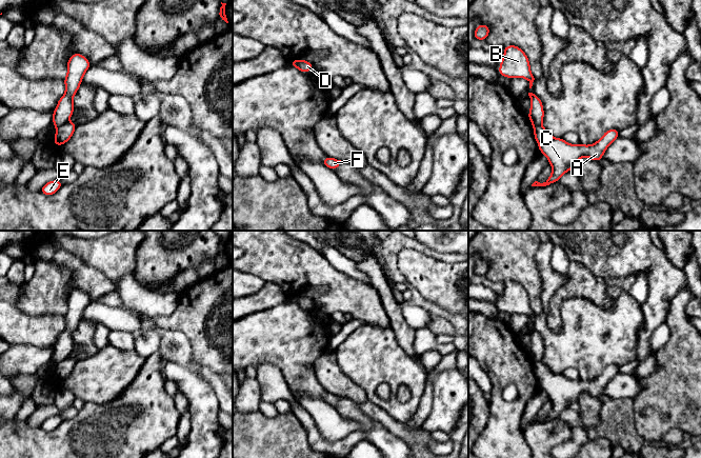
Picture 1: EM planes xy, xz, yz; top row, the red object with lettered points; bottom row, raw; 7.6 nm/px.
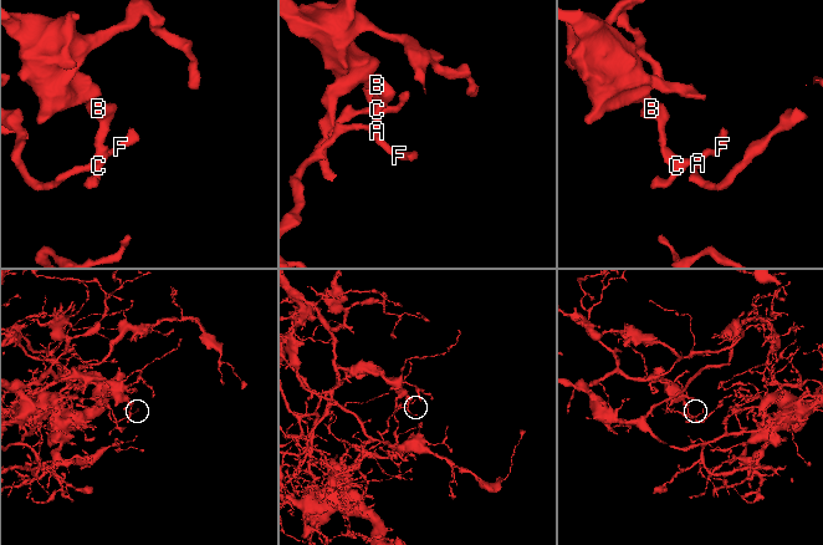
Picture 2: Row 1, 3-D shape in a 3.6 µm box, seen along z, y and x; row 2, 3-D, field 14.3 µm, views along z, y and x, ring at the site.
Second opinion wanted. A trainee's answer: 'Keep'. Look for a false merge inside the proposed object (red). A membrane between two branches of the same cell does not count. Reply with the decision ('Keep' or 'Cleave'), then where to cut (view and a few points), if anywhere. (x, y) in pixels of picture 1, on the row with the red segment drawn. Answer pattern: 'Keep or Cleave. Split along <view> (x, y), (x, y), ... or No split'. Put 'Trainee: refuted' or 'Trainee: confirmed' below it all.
Cleave. Split along xy (67, 121), (57, 127)
Trainee: refuted

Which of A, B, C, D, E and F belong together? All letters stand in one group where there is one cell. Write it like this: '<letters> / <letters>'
A C D E F / B

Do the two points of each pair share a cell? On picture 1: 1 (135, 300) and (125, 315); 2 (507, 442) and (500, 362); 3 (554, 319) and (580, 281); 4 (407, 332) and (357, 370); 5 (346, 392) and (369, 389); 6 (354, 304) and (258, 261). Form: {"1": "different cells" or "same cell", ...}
{"1": "different cells", "2": "same cell", "3": "same cell", "4": "different cells", "5": "different cells", "6": "same cell"}

